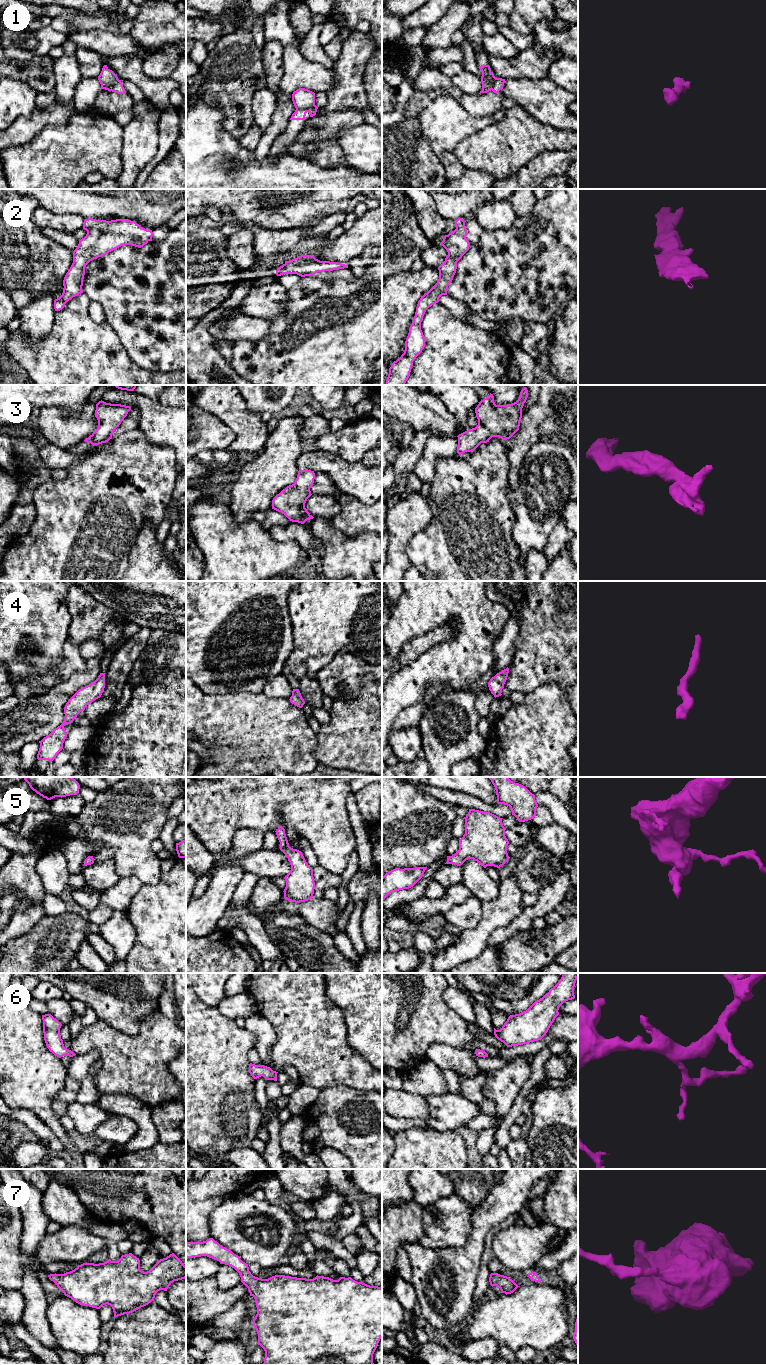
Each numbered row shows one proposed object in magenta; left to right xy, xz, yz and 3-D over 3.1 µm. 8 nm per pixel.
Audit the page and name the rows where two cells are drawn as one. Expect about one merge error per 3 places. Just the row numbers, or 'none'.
1

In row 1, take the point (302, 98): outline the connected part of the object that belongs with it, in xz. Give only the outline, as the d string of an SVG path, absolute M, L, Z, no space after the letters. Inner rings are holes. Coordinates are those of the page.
M299 88L293 92L292 101L296 109L308 109L315 105L315 93L305 88Z

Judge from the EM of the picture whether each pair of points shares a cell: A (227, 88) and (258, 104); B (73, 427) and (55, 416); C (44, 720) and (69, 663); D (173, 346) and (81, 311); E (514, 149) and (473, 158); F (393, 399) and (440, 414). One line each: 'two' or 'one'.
A: two
B: one
C: two
D: two
E: one
F: one

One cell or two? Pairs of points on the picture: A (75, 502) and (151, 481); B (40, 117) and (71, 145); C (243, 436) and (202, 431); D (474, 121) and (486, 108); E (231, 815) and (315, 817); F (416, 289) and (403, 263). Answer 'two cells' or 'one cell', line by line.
A: one cell
B: two cells
C: two cells
D: two cells
E: one cell
F: two cells

